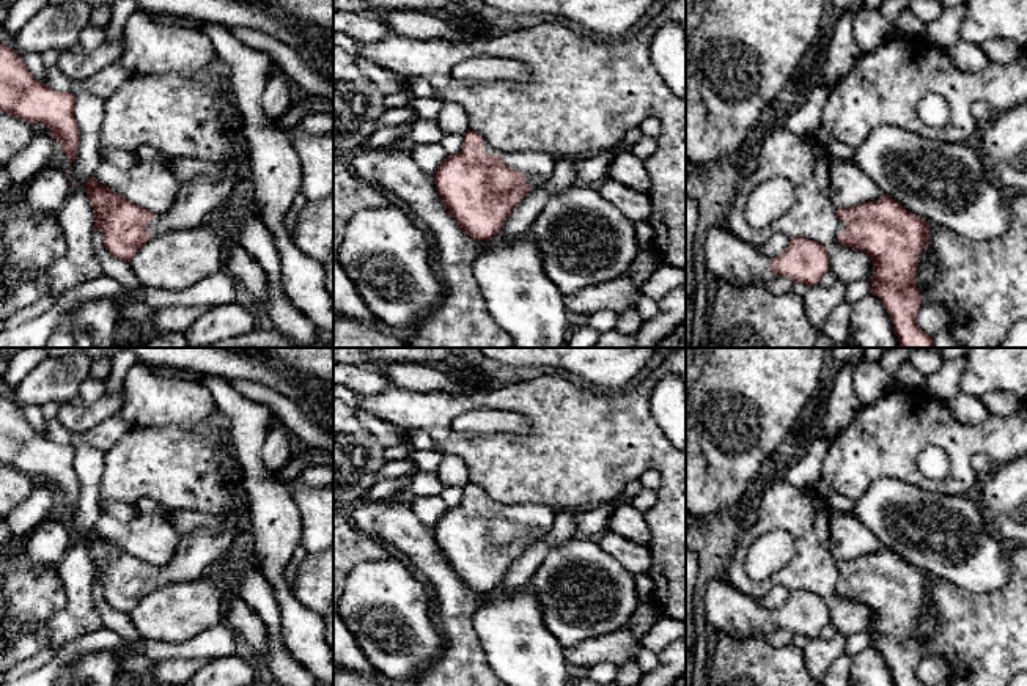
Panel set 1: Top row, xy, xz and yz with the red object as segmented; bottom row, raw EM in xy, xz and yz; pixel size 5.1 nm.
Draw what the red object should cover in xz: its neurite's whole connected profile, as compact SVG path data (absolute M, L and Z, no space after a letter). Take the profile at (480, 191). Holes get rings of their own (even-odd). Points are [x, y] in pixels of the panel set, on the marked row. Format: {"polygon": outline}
{"polygon": "M469 129L462 149L445 157L434 183L448 216L464 233L491 241L502 233L517 203L552 176L557 160L557 156L541 151L499 151Z"}

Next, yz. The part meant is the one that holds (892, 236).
{"polygon": "M889 195L851 208L837 208L837 241L841 245L867 253L873 261L871 293L876 294L898 337L900 348L934 348L931 335L917 326L922 293L915 285L920 252L929 242L929 223L909 212Z"}

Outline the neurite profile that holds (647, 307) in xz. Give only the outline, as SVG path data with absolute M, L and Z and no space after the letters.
M642 296L639 304L637 304L637 310L642 315L643 319L651 319L659 313L659 302Z

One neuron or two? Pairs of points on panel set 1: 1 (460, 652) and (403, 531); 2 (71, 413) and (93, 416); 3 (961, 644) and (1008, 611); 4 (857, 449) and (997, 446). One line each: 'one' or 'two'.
1: one
2: one
3: one
4: one

